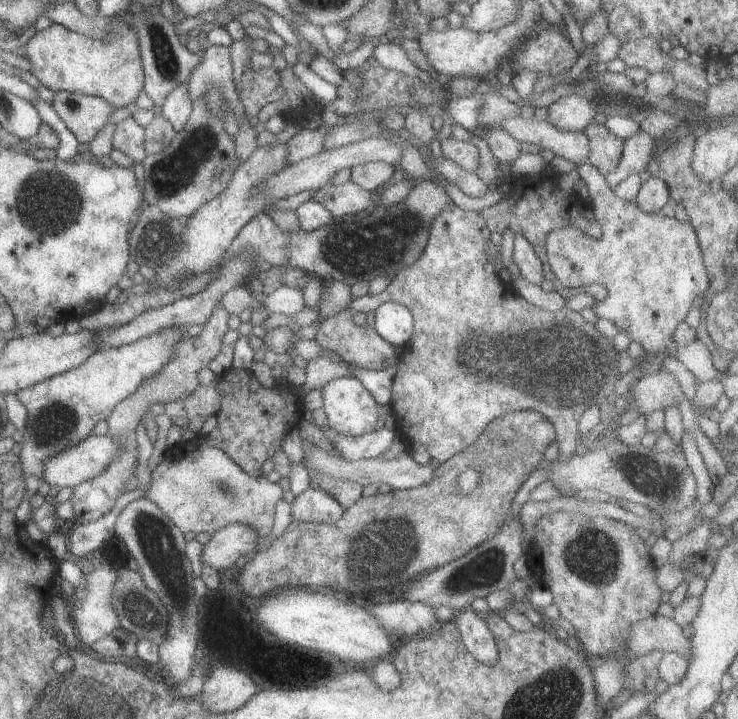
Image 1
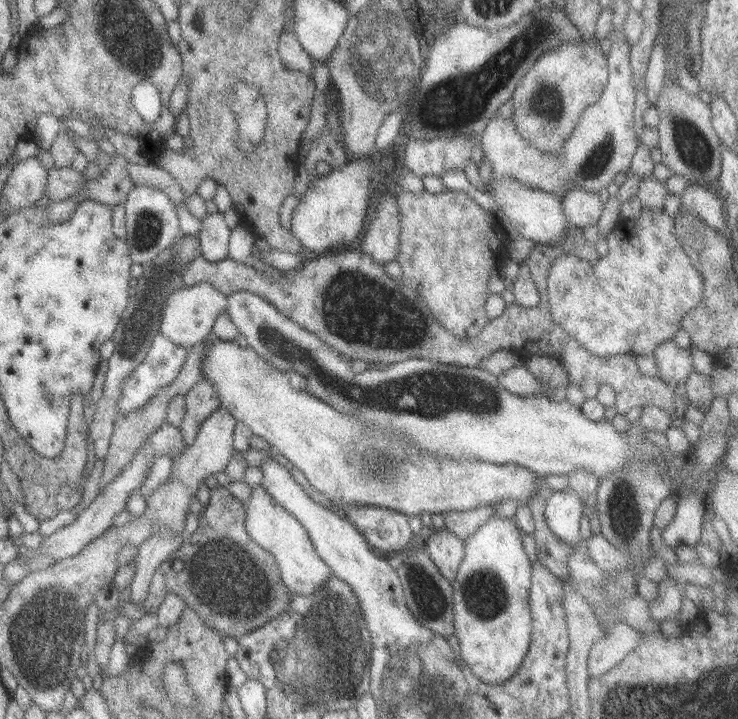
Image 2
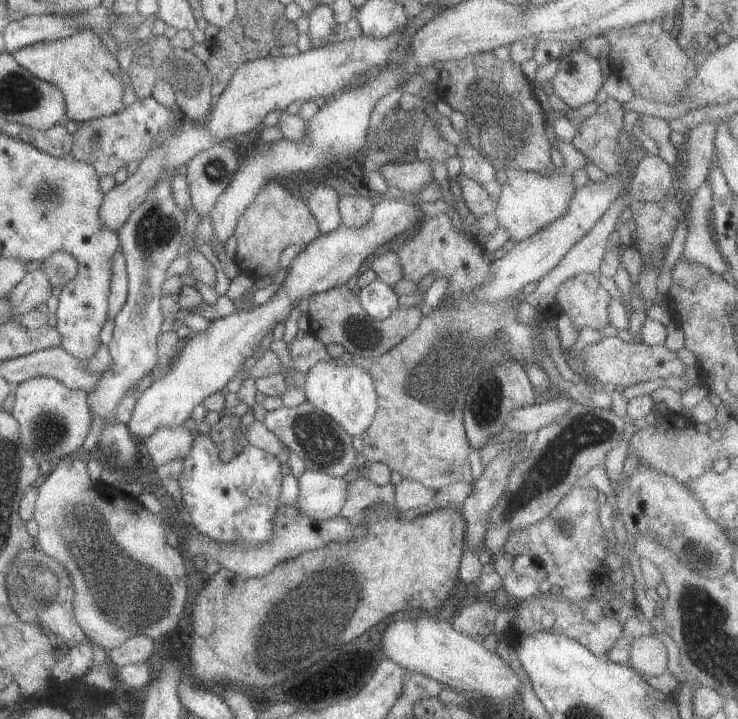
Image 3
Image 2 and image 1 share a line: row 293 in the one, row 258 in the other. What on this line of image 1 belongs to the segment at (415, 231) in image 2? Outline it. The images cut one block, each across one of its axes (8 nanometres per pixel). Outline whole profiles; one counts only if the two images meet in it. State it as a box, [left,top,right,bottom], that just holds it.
[347,204,621,464]

